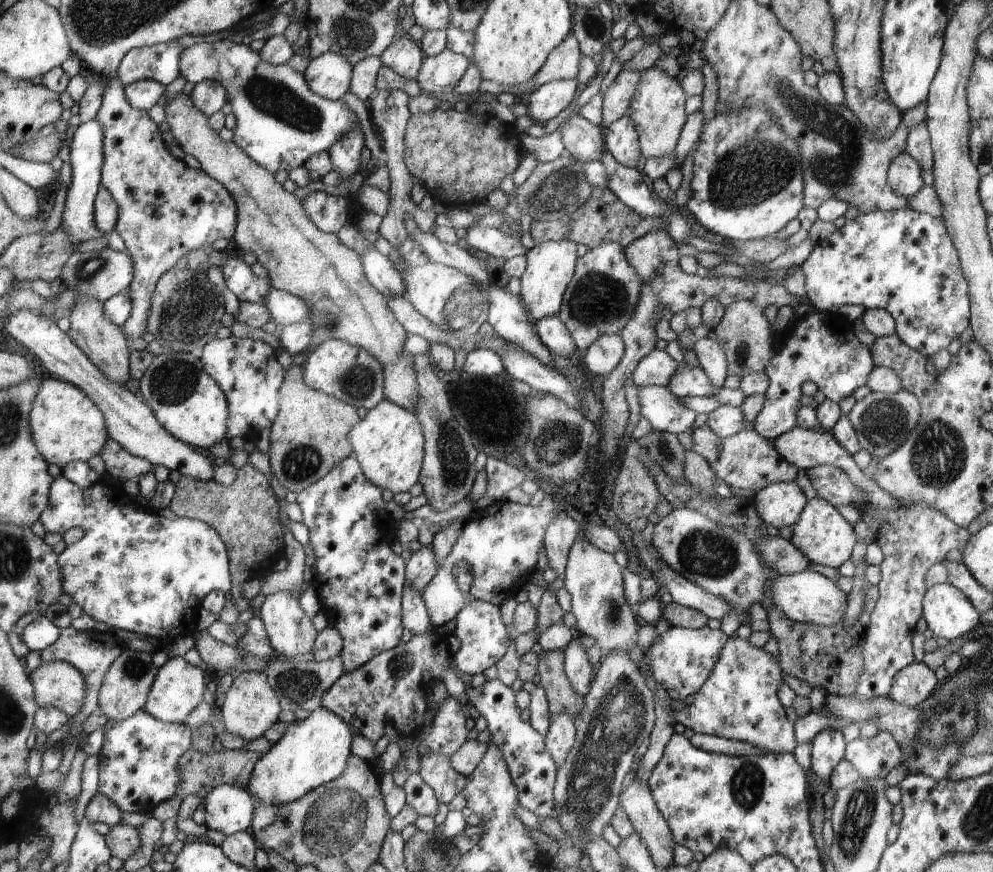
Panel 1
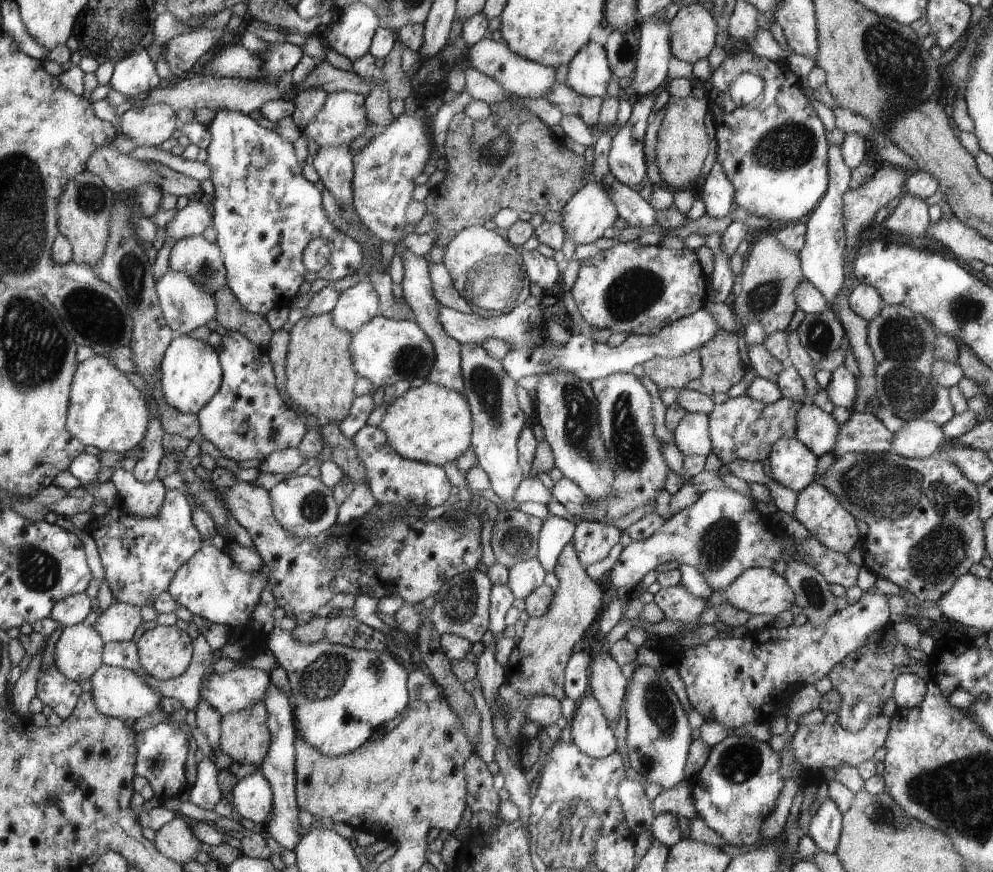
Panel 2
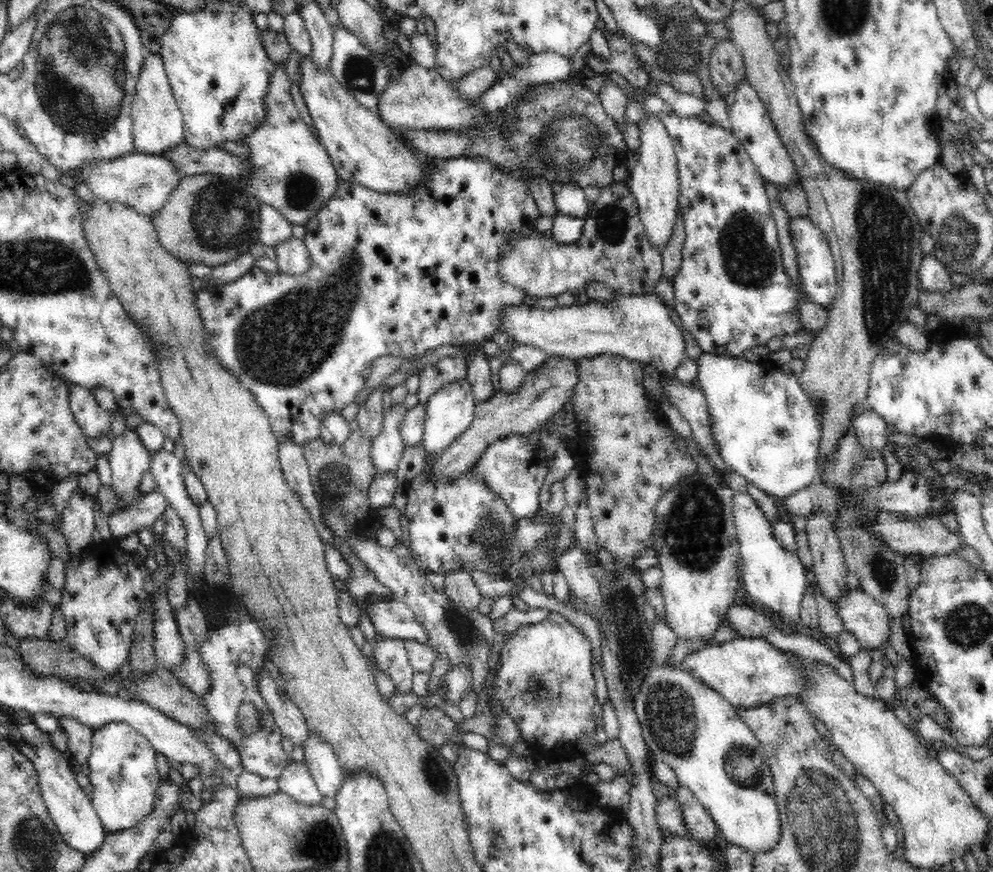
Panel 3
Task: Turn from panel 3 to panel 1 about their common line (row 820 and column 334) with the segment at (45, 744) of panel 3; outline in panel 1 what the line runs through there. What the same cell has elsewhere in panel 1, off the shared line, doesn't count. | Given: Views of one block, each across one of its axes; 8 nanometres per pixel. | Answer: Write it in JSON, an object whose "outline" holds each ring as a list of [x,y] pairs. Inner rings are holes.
{"outline":[[[324,53],[310,59],[303,74],[320,98],[340,101],[349,92],[353,66],[342,55]]]}

